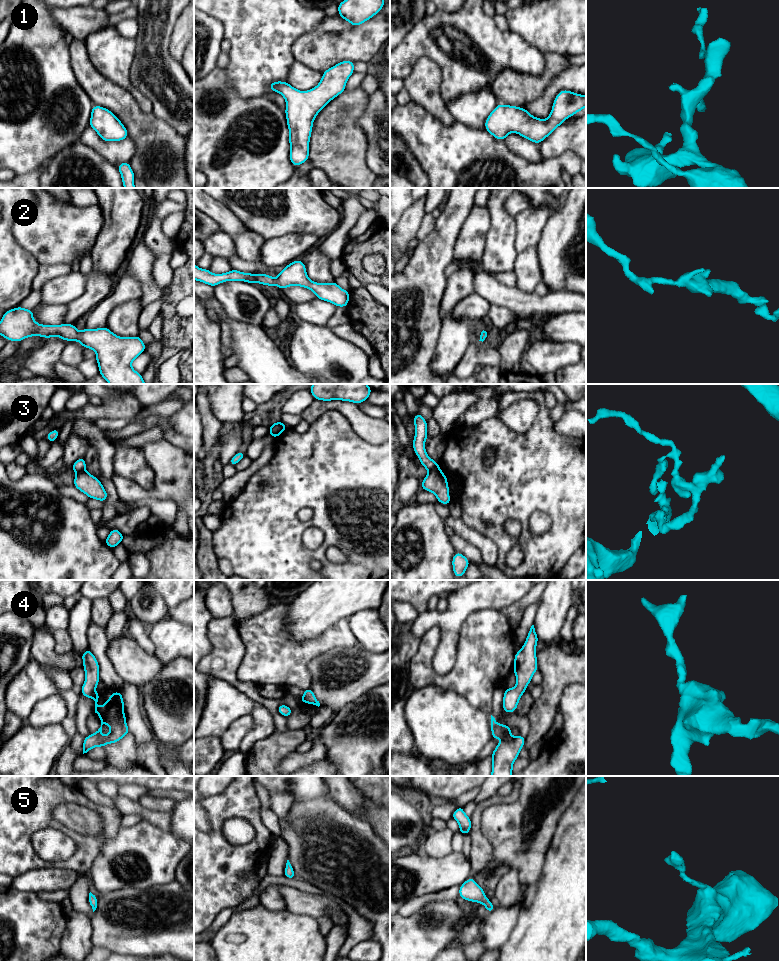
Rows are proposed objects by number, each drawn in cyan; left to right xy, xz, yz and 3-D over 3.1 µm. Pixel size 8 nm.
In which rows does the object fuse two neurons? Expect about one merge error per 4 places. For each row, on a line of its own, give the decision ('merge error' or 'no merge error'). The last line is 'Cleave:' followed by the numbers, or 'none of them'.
1: no merge error
2: no merge error
3: merge error
4: no merge error
5: no merge error
Cleave: 3

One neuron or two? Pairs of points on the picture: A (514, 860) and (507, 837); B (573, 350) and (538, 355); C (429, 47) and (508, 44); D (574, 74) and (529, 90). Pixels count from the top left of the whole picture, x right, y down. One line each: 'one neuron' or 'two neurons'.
A: one neuron
B: one neuron
C: one neuron
D: two neurons

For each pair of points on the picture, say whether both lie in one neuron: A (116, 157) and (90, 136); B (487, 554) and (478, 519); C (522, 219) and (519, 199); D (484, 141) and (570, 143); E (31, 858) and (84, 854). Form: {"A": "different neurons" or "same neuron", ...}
{"A": "same neuron", "B": "different neurons", "C": "different neurons", "D": "different neurons", "E": "same neuron"}

